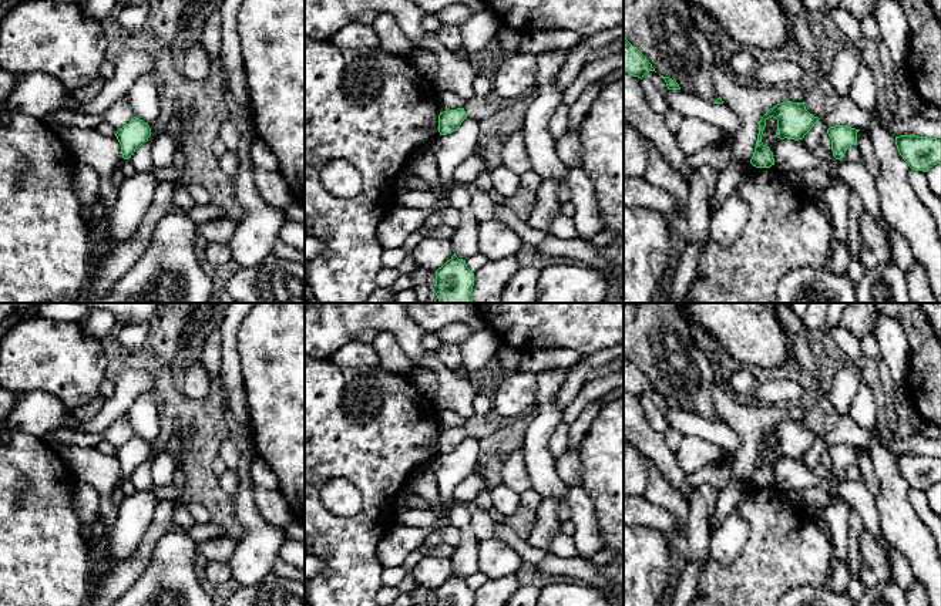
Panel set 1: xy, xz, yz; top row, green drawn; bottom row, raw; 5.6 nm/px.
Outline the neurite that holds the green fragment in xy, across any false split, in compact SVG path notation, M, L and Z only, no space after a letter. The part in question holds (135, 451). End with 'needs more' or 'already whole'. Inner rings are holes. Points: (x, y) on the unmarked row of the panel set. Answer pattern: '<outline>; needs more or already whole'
M134 435L128 442L120 447L115 452L124 478L130 478L131 474L151 455L151 447L142 438Z; already whole

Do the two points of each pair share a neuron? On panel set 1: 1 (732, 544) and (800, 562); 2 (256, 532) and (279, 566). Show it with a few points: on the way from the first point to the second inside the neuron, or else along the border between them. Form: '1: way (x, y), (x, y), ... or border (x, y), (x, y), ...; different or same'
1: border (739, 514), (749, 537), (723, 565); different
2: border (278, 555), (271, 571); different

